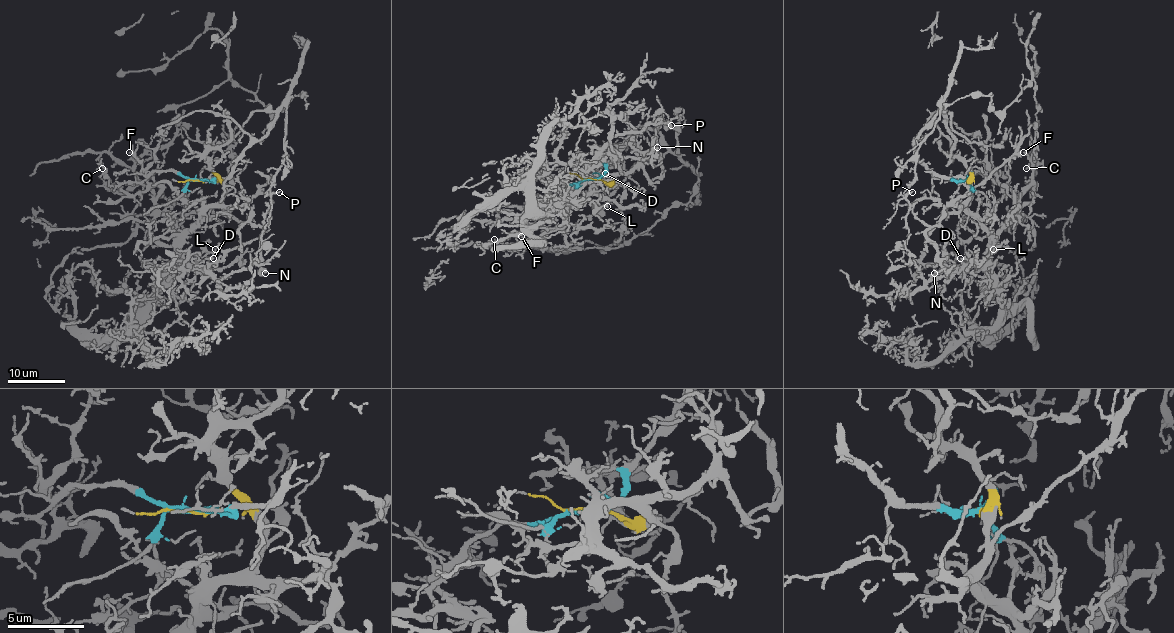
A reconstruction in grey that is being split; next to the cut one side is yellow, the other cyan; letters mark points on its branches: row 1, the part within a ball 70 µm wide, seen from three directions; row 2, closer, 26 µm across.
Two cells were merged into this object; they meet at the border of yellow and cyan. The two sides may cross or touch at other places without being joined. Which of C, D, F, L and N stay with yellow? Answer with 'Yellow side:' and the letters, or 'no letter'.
Yellow side: C, D, F, L, N

